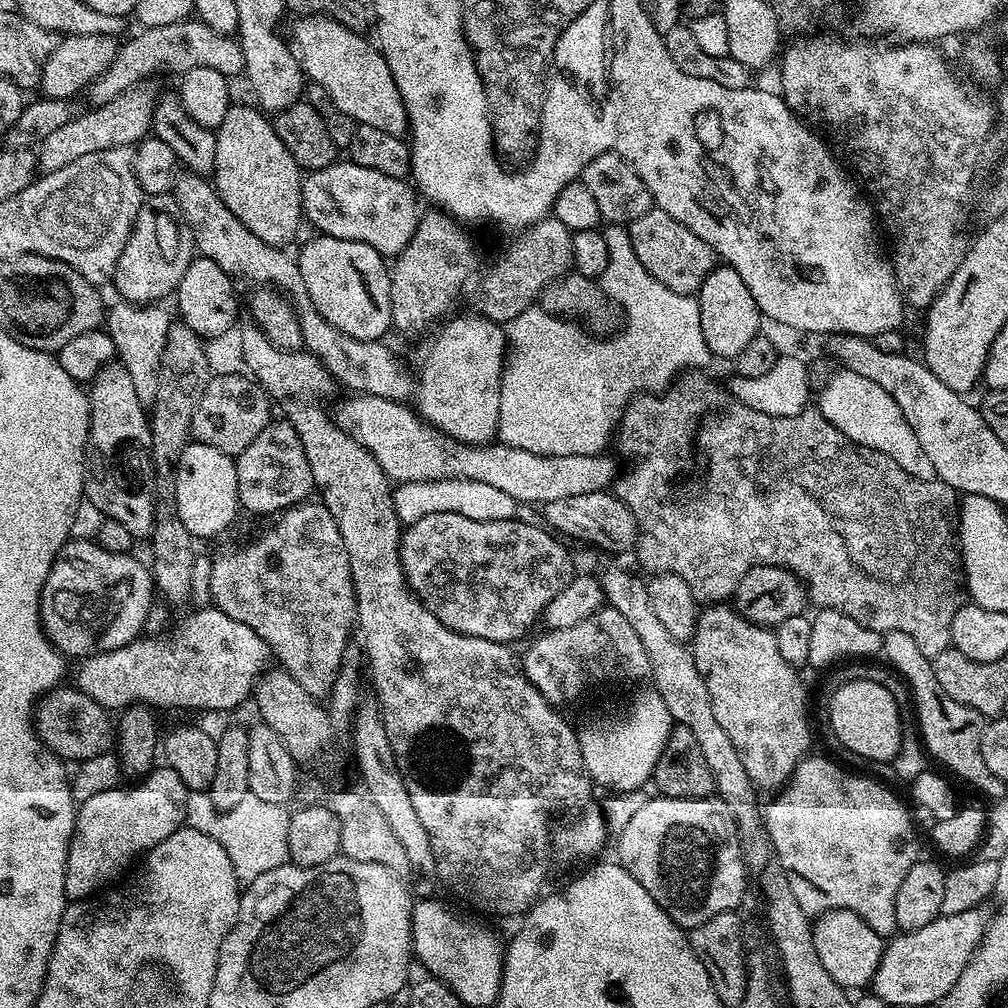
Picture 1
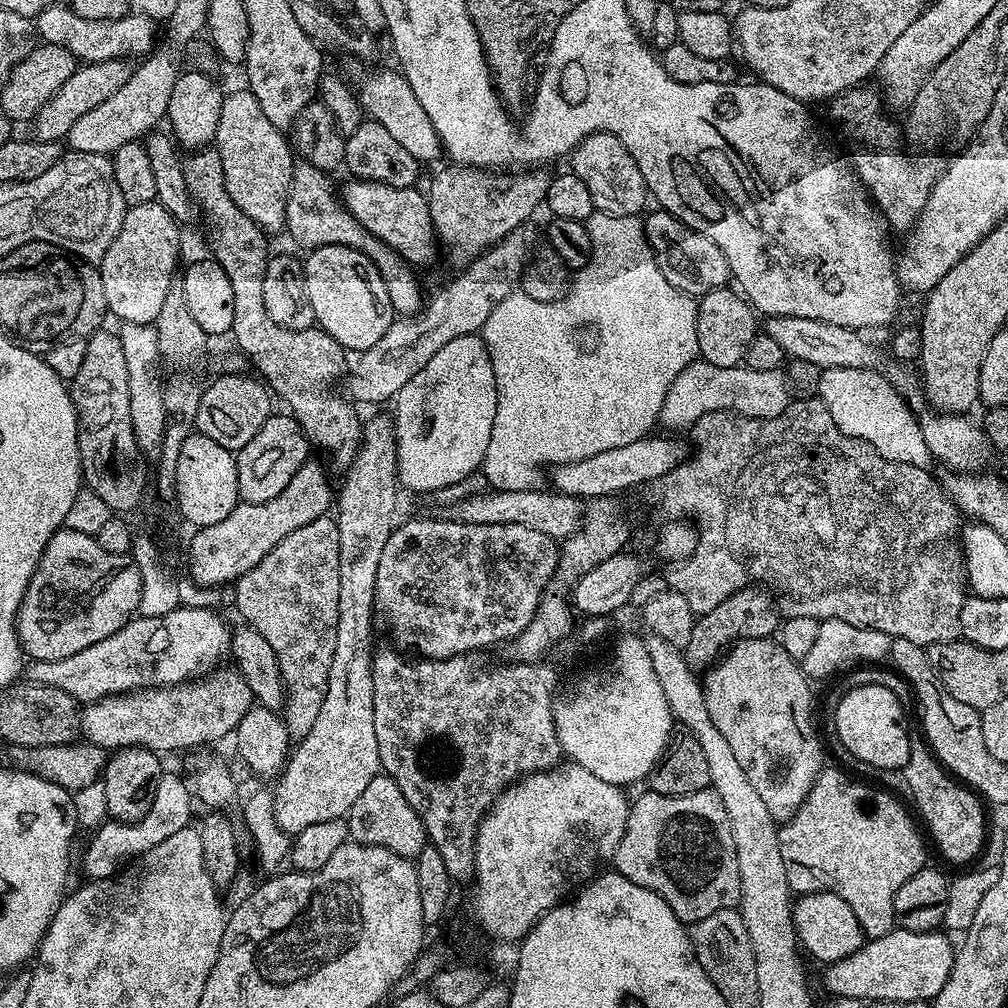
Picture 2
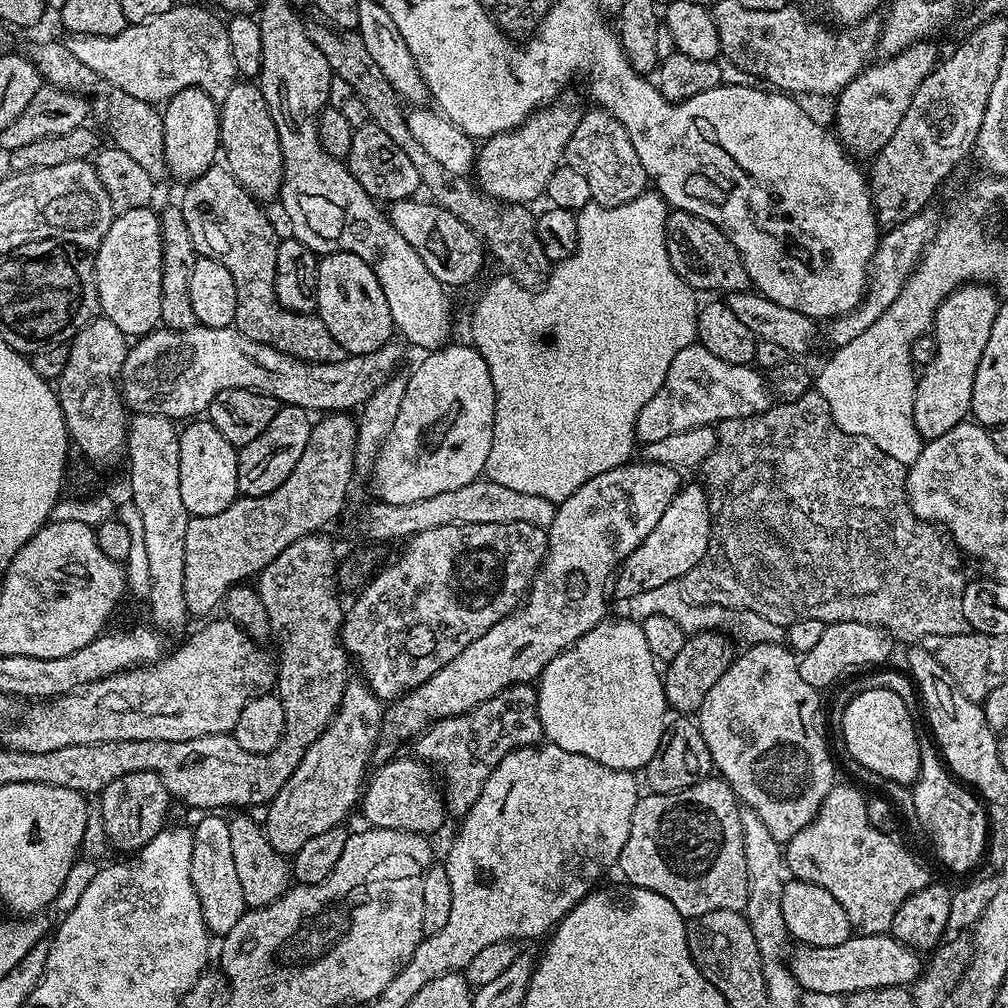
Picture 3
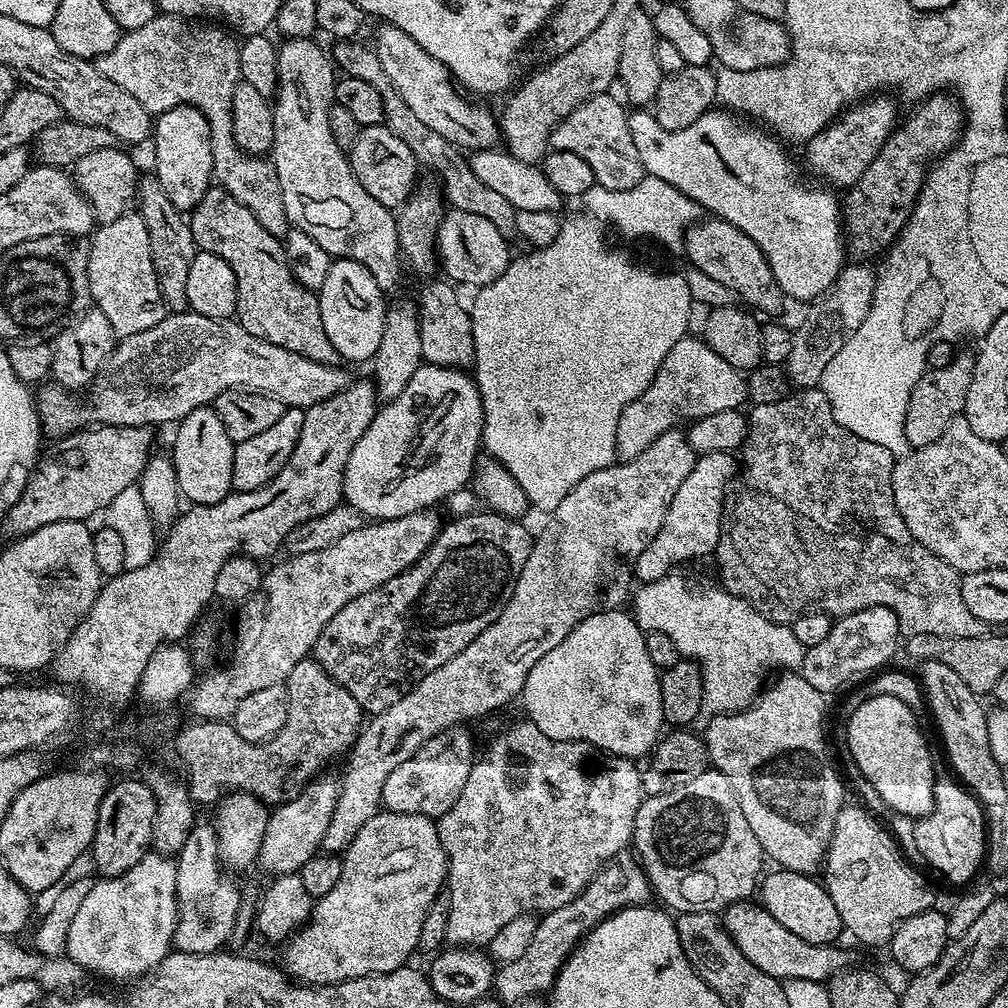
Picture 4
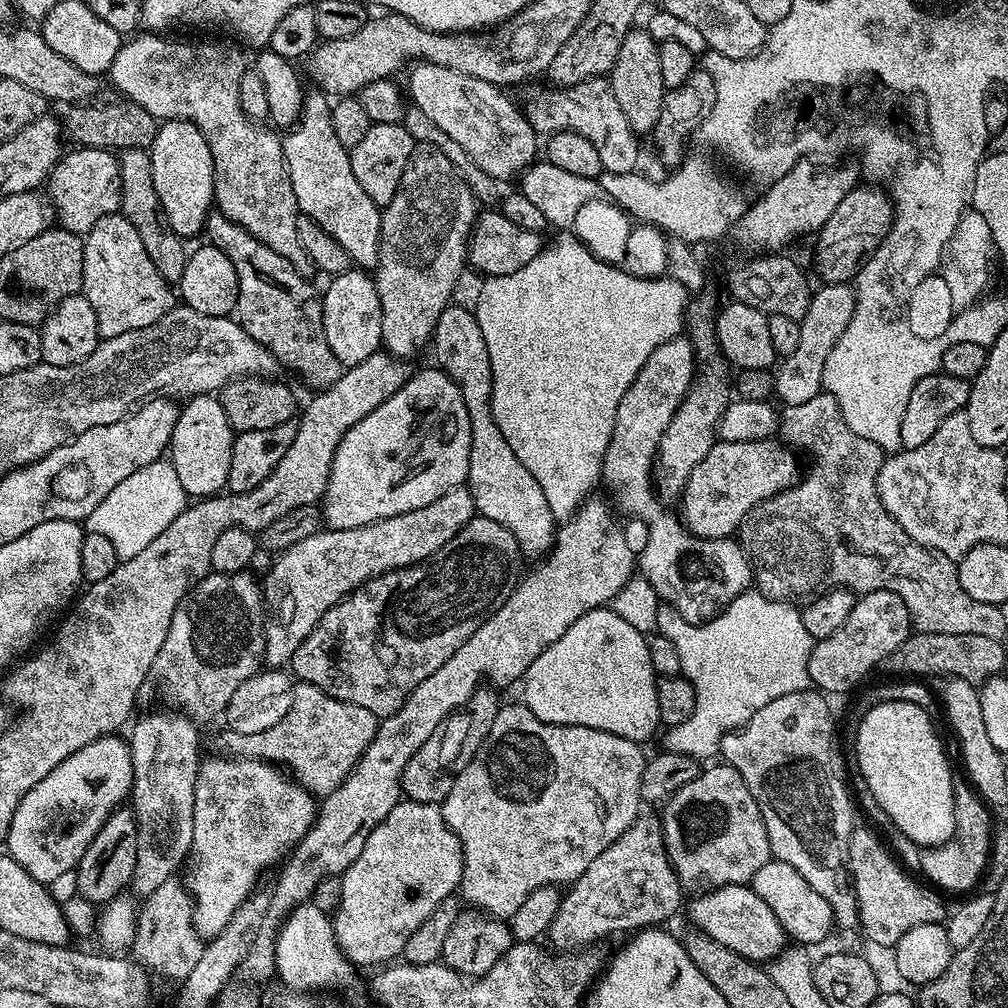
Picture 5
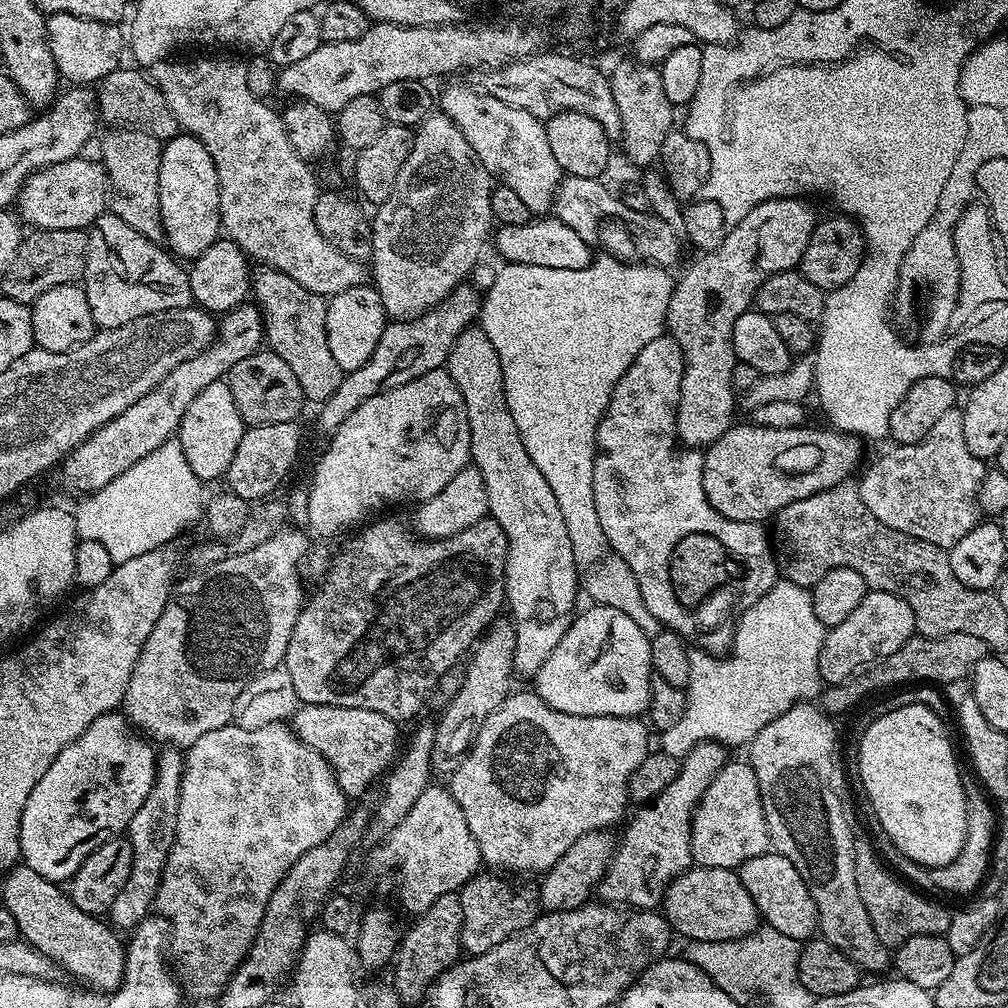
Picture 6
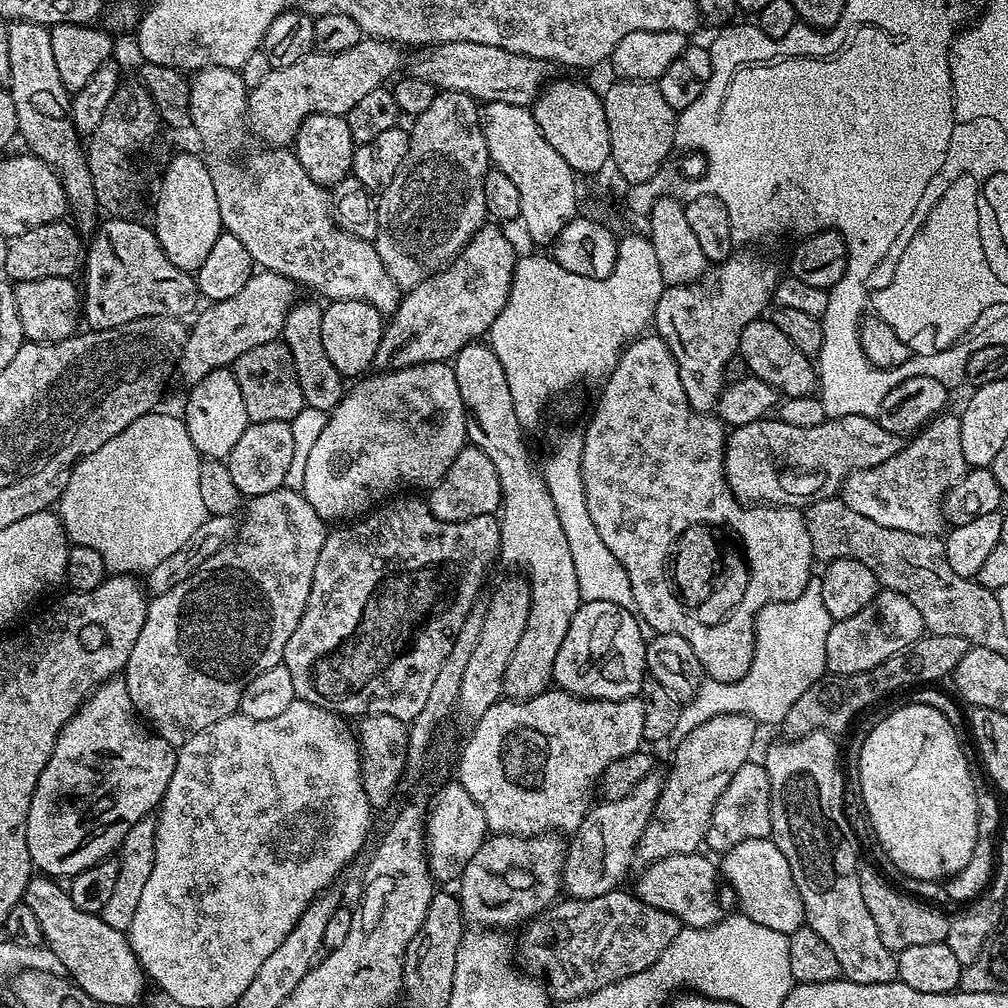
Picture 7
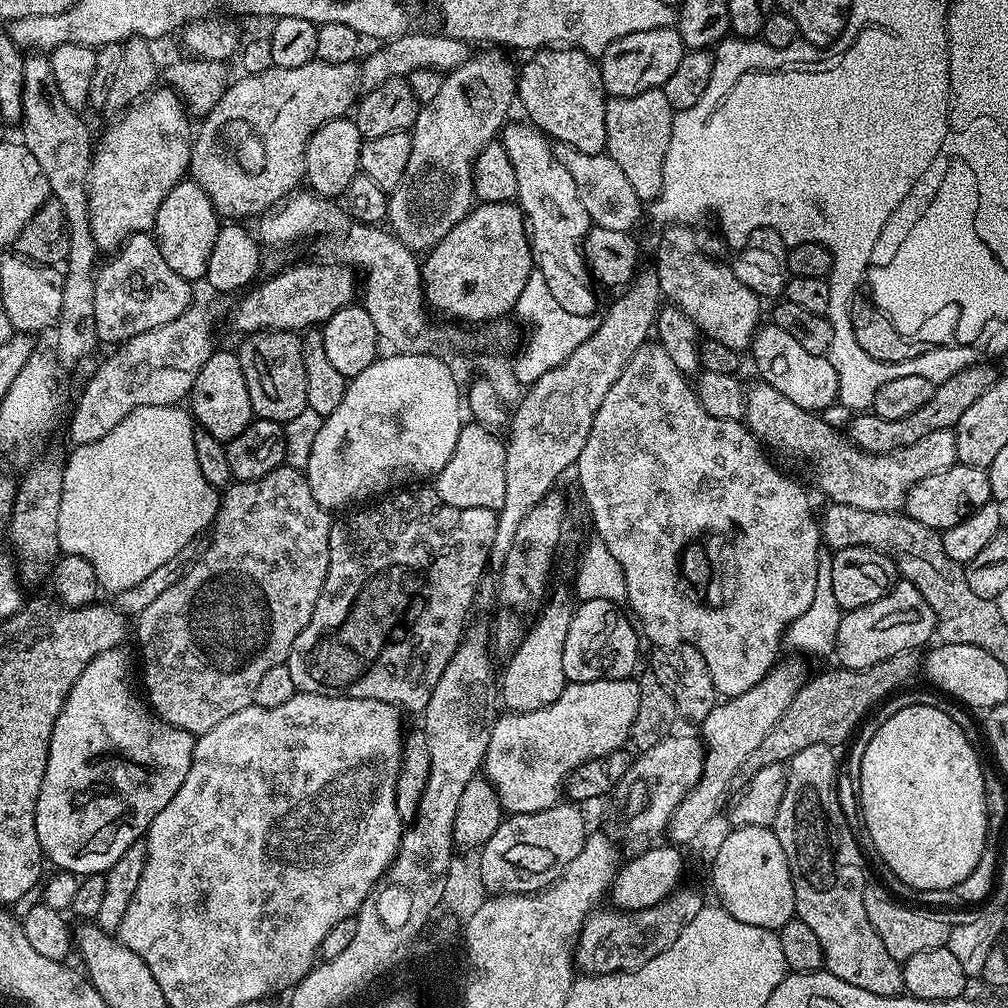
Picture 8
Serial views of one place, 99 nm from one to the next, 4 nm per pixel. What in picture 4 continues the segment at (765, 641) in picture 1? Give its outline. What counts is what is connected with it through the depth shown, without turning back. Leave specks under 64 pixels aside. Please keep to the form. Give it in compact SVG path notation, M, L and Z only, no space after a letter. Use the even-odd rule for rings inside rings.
M788 670L777 676L780 677L772 685L769 683L760 692L758 699L748 705L748 707L744 707L738 712L729 712L728 715L711 717L707 721L708 729L703 729L702 735L704 737L704 744L708 748L708 759L711 767L717 772L726 774L726 778L730 778L730 782L738 786L740 805L746 814L746 822L750 822L750 828L754 830L754 834L760 843L760 849L763 850L765 857L771 863L773 860L776 863L773 865L779 866L781 869L790 872L816 874L821 871L824 857L828 854L828 847L832 841L838 814L841 808L845 807L844 788L846 792L846 784L842 779L841 769L839 772L836 769L835 762L832 761L832 752L828 749L828 736L824 733L824 715L828 712L827 706L824 705L824 700L826 700L825 693L814 690L814 686L810 686L810 682L806 682L806 678L797 674L795 671Z

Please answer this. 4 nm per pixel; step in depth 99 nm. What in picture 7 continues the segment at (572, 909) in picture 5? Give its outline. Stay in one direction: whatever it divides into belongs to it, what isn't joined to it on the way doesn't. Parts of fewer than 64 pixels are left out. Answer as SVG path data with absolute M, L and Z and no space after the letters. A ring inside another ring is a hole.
M740 713L718 714L675 745L672 770L663 781L654 814L636 847L636 855L645 865L674 854L690 854L705 843L708 823L714 814L722 790L730 786L730 778L738 774L738 766L749 763L756 744L758 724Z

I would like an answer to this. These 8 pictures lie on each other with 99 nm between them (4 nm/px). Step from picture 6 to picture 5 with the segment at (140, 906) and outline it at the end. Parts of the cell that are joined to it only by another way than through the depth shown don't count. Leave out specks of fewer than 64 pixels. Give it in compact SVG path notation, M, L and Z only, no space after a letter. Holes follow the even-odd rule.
M187 714L172 715L176 716L144 716L136 725L134 725L135 723L131 725L133 728L132 736L130 735L130 747L136 779L132 784L130 804L136 813L136 825L138 826L138 862L134 866L130 888L140 898L147 898L150 894L154 894L154 890L158 890L158 886L173 879L179 873L176 871L180 867L182 867L181 869L185 867L192 850L194 790L202 763L200 736L196 733L197 721L191 720Z

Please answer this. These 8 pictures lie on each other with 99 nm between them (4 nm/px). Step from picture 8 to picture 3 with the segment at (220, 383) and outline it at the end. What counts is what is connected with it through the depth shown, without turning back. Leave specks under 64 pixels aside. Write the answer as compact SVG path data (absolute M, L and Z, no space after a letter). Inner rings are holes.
M196 418L183 425L178 450L178 482L182 486L182 502L186 505L189 517L222 514L226 506L230 506L238 499L237 445L226 442L226 438L218 434L216 427L207 418Z

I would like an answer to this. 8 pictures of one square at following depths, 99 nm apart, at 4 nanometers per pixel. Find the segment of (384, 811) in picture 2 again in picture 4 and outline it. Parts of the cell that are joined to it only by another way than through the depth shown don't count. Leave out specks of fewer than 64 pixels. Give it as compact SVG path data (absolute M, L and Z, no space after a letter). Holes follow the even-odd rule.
M457 726L439 732L421 746L402 766L398 766L386 778L386 786L382 786L383 807L389 812L398 814L422 814L438 818L458 802L458 794L462 794L462 786L466 786L466 778L470 778L470 770L478 756L478 748L472 745L472 736L467 727Z

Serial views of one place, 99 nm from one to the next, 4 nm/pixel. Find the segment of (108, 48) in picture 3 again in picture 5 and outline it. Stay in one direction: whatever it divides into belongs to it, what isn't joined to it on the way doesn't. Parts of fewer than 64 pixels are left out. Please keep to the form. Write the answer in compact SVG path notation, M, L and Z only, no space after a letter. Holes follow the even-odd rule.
M164 34L140 35L125 39L112 63L110 77L112 76L113 86L120 91L117 93L142 106L150 115L156 117L157 121L194 122L194 126L202 130L210 146L210 154L214 158L215 207L223 216L250 230L250 234L254 234L258 242L266 242L270 250L282 254L282 258L286 258L297 268L307 269L310 256L302 240L300 244L299 238L296 237L298 207L294 186L290 182L290 174L284 161L281 133L252 120L244 112L242 102L239 101L238 86L246 70L243 54L228 44L183 44L180 40L167 40L169 37Z

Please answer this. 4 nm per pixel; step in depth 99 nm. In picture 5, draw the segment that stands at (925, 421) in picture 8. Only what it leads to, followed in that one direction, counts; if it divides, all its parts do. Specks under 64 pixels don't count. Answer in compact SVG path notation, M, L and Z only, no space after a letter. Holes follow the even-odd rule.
M775 439L752 442L730 442L720 440L694 466L690 478L686 482L682 493L684 500L684 512L682 511L682 523L692 536L700 536L702 539L723 540L731 537L739 529L740 523L760 504L762 500L770 498L779 492L785 492L797 483L802 476L802 464L796 461L797 453L793 449L777 442Z

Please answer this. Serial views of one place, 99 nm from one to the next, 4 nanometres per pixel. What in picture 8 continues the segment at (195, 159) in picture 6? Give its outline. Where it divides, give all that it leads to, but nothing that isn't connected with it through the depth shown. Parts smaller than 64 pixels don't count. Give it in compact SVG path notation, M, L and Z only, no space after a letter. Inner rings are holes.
M185 178L179 180L158 206L154 235L158 250L162 250L162 258L170 265L174 274L182 274L189 282L203 281L208 275L210 253L214 250L214 238L218 238L222 227L221 217L216 207L210 202L206 190L198 186L195 180Z

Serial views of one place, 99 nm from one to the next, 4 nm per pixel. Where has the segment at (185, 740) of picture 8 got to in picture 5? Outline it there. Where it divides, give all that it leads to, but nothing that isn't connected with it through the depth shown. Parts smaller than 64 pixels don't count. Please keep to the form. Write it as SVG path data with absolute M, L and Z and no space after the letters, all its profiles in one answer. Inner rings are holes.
M116 734L103 736L90 742L90 746L82 746L18 802L6 852L38 883L50 886L54 878L73 871L102 826L129 799L136 771L129 741L120 738Z

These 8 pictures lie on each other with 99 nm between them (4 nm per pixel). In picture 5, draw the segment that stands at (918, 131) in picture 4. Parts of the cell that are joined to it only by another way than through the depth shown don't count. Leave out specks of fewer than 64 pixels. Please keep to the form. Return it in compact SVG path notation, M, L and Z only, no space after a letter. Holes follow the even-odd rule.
M857 186L838 202L834 214L826 218L816 240L816 272L825 284L847 284L855 281L861 266L878 250L892 225L892 201L880 186Z

